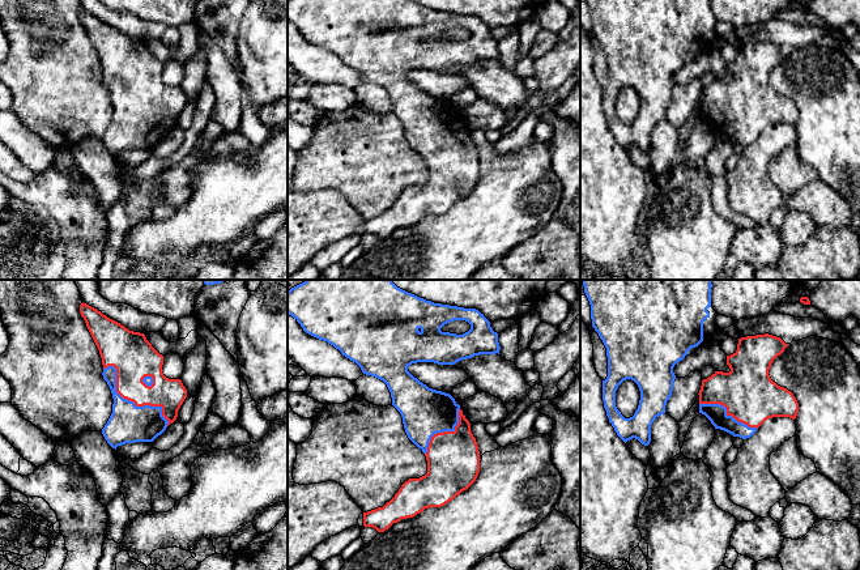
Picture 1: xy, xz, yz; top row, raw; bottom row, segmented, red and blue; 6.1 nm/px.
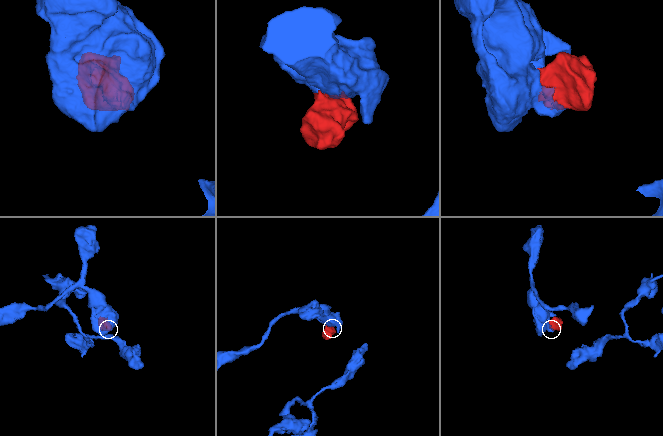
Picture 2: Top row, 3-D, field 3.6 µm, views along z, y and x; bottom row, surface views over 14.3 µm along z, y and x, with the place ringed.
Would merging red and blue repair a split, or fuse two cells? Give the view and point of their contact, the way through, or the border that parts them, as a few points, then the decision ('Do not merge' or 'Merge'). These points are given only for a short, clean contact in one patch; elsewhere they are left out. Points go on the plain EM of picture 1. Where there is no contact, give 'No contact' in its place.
Touches red at xy (131, 107). Merge

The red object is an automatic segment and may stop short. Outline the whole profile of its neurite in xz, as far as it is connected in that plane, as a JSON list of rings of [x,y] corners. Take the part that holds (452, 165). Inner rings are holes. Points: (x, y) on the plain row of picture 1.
[[[288,0],[288,21],[303,38],[319,47],[327,48],[342,63],[356,69],[363,81],[383,88],[392,105],[392,112],[400,119],[408,145],[422,157],[427,167],[427,180],[420,186],[405,188],[395,204],[383,214],[363,220],[363,233],[384,239],[401,226],[413,225],[429,214],[442,214],[461,199],[467,197],[480,179],[480,158],[471,139],[471,131],[460,112],[446,99],[429,95],[414,85],[408,75],[417,69],[455,72],[456,69],[480,61],[499,61],[498,41],[490,29],[476,16],[434,10],[412,0]],[[454,27],[465,27],[471,37],[463,42],[442,39],[440,35]]]

